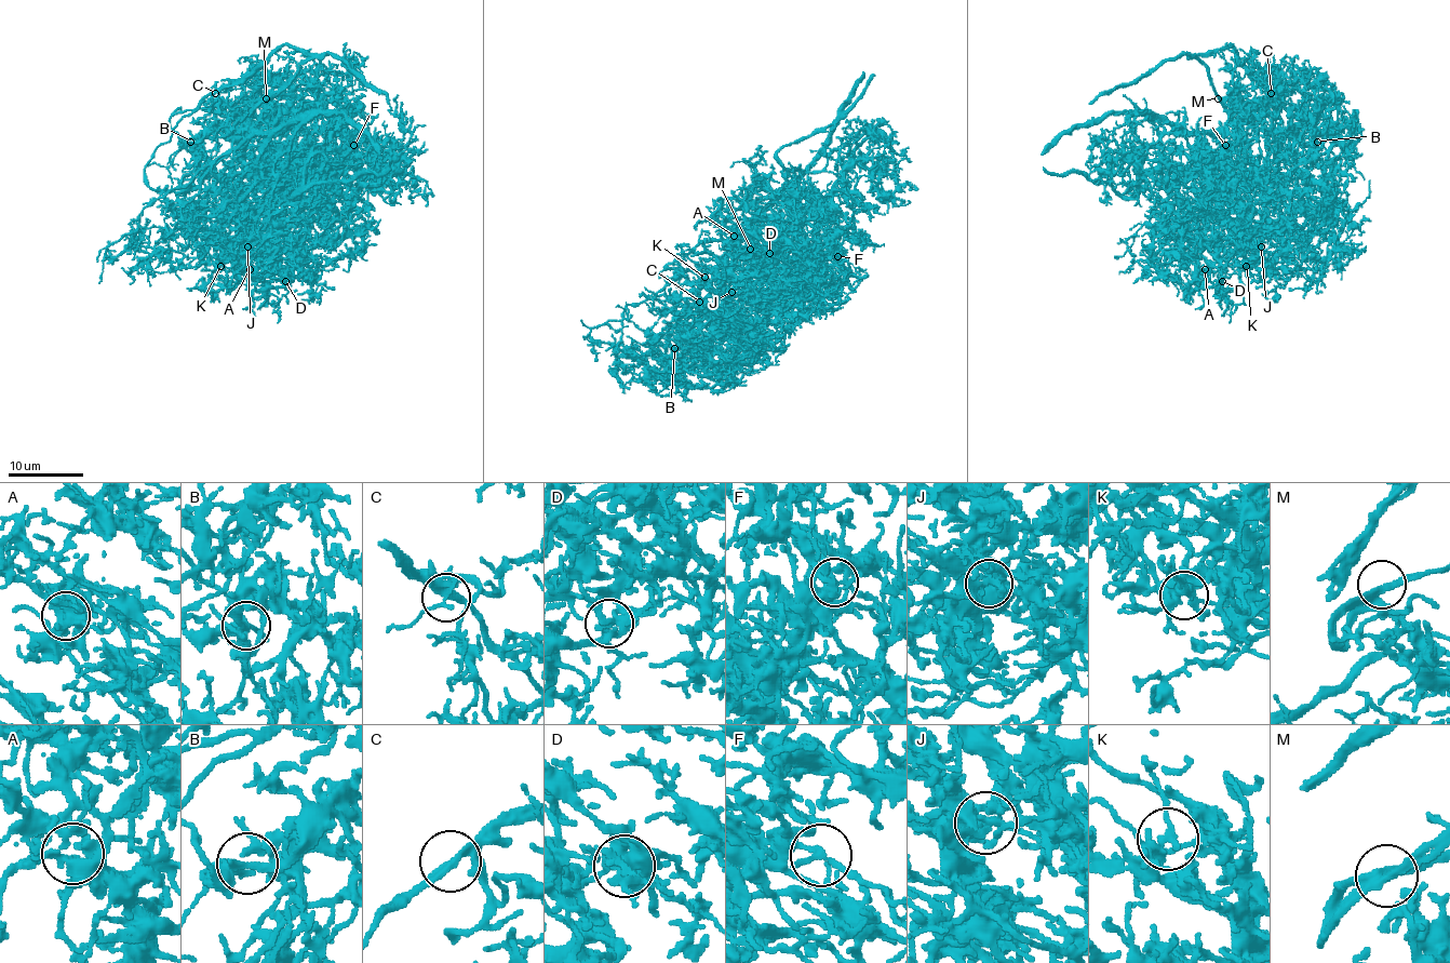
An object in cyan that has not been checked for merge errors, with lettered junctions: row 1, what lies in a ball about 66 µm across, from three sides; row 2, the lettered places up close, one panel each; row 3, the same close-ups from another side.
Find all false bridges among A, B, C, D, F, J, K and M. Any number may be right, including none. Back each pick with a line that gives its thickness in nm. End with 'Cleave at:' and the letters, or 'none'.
Cleave at: none

